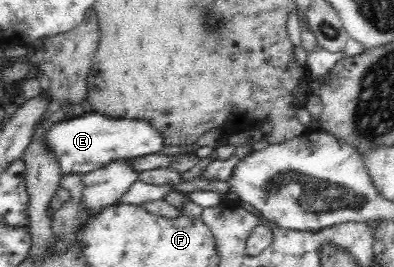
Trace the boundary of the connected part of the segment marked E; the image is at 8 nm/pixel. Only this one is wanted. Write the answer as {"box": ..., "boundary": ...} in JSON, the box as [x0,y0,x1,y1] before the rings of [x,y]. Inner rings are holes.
{"box":[46,113,165,174],"boundary":[[[85,113],[49,126],[46,141],[58,159],[62,174],[88,174],[118,159],[136,159],[158,153],[165,146],[164,135],[144,119],[115,119],[102,113]]]}

